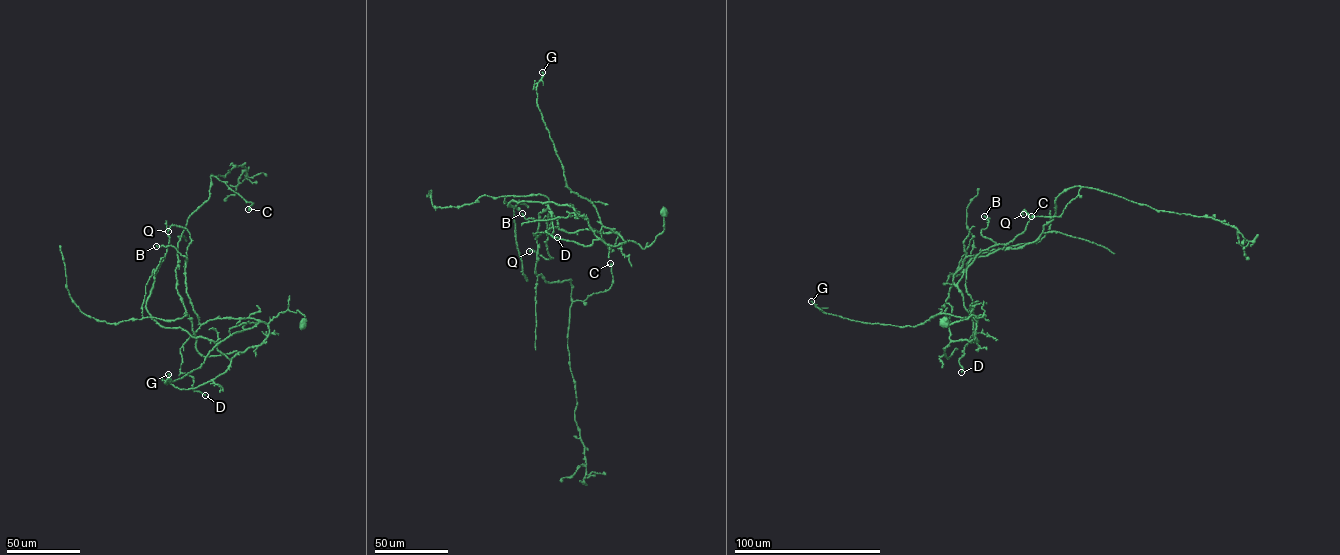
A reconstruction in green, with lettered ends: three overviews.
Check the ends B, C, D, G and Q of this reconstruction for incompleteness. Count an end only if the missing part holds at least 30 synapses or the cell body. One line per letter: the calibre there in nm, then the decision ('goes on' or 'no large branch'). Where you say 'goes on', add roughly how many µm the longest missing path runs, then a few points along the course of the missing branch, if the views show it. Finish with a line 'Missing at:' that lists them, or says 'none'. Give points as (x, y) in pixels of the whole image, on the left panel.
B: 150 nm | no large branch
C: 340 nm | no large branch
D: 120 nm | no large branch
G: 190 nm | no large branch
Q: 220 nm | no large branch
Missing at: none

